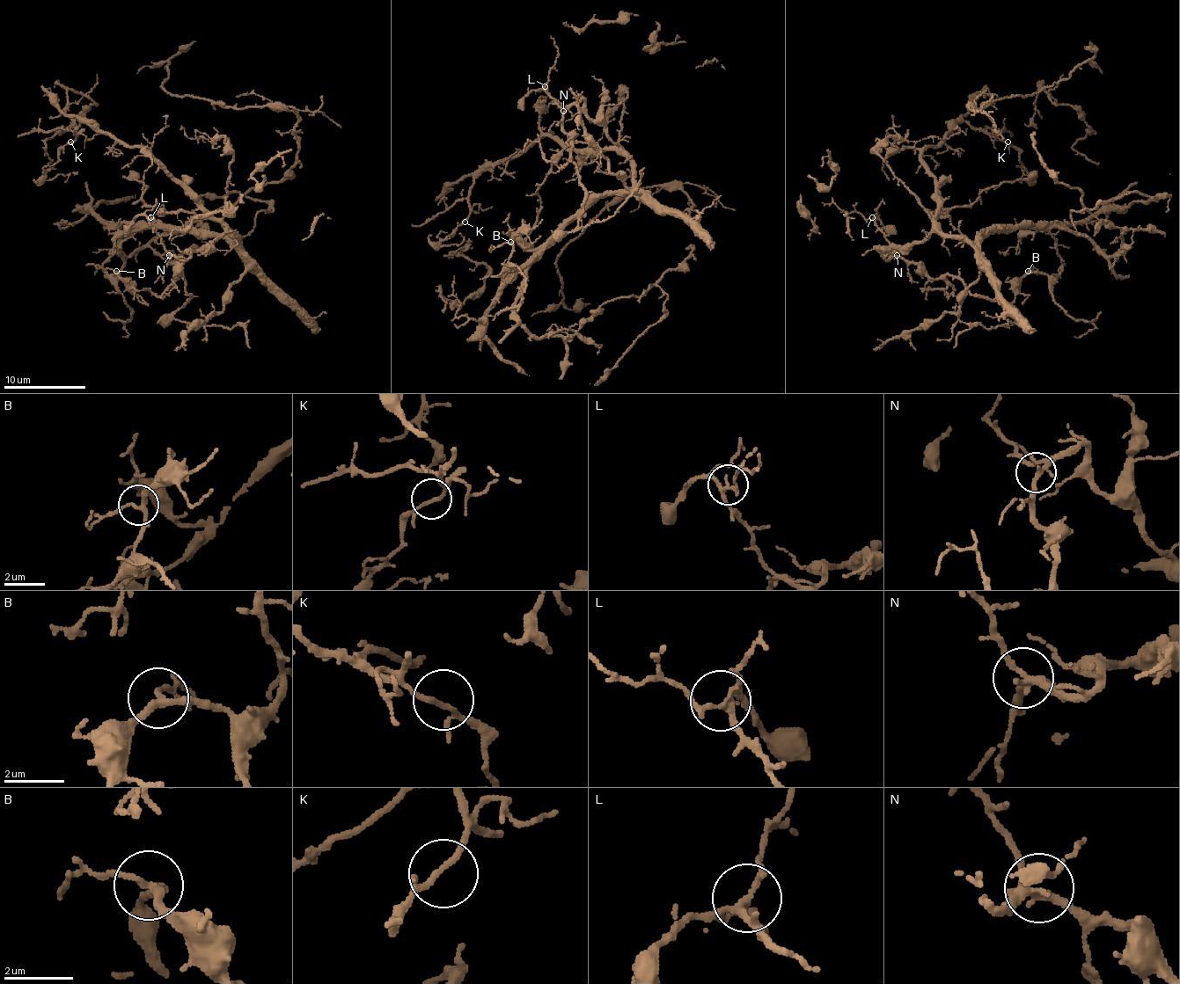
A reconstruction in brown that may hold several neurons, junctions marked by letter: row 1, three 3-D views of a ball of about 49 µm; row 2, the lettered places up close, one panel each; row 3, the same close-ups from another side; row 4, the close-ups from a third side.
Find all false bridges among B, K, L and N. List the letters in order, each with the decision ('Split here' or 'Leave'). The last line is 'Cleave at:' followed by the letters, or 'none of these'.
B: Leave
K: Leave
L: Leave
N: Leave
Cleave at: none of these

